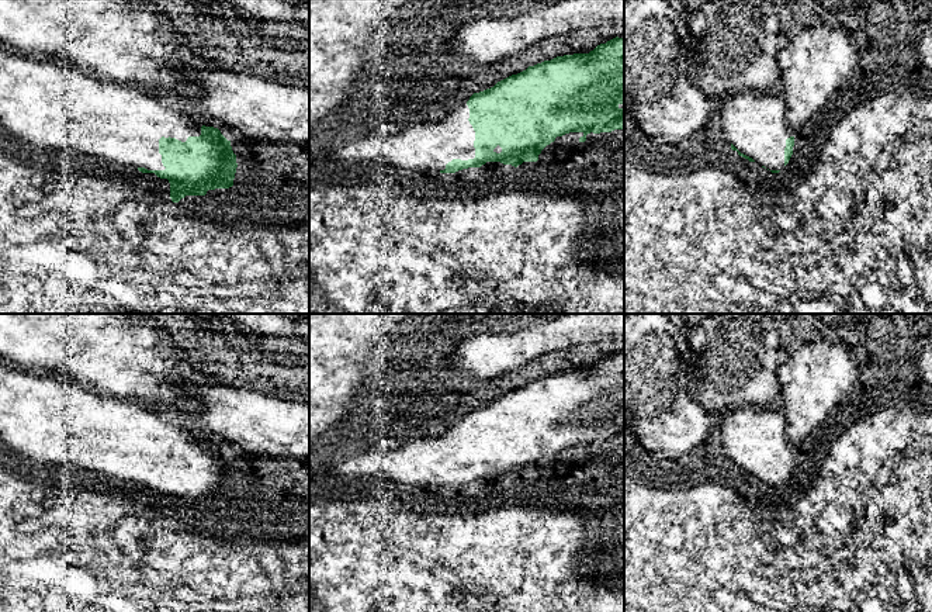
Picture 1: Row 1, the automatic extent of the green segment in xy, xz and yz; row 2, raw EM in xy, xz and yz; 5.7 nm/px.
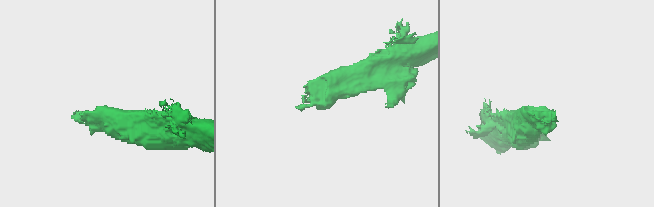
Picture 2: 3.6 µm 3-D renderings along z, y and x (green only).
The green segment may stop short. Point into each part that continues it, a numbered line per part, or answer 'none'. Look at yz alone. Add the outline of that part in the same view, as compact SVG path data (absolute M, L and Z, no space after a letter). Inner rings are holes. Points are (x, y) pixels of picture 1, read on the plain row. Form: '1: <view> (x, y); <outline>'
1: yz (755, 438); M748 405L727 411L720 442L730 459L755 478L769 485L784 483L786 454L794 452L794 443L787 438L782 409Z

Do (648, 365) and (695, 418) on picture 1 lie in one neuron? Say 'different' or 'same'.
same

